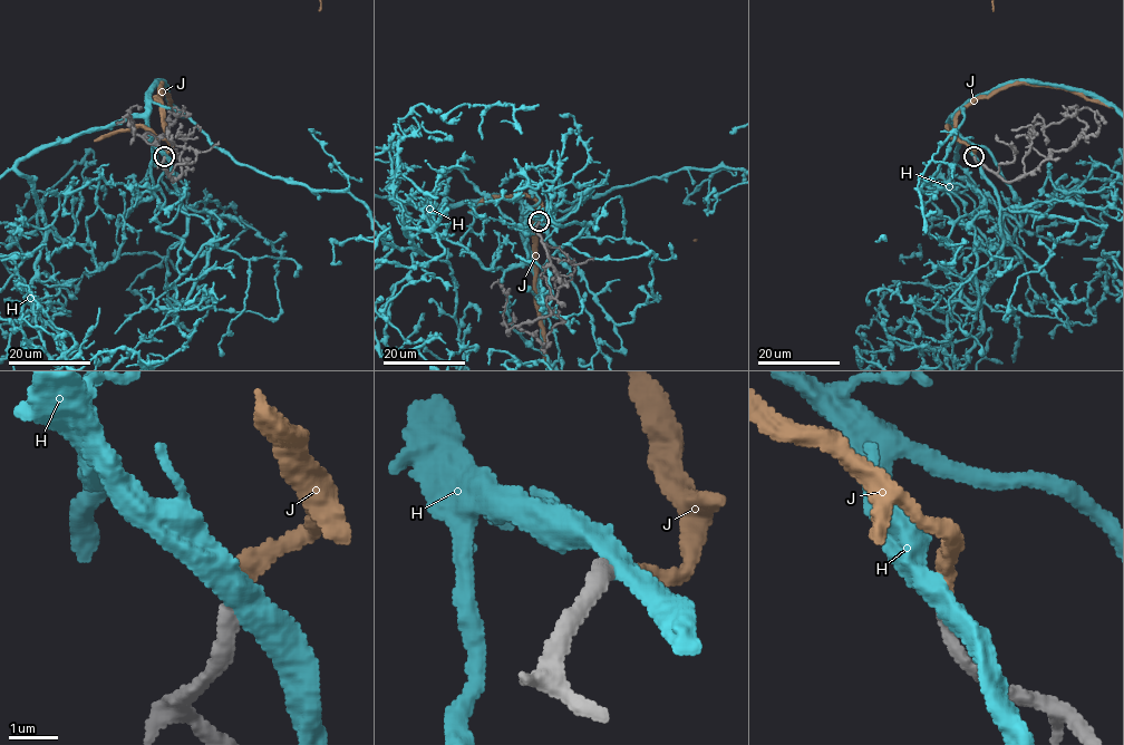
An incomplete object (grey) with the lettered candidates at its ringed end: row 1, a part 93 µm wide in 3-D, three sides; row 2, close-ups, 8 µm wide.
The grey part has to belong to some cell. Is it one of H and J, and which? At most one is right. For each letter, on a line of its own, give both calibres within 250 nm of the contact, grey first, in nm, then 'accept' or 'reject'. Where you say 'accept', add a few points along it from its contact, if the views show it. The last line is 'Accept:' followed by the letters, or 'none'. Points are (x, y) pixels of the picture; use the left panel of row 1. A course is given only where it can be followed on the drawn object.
H: 360/420 nm | reject
J: 320/340 nm | accept
Accept: J

